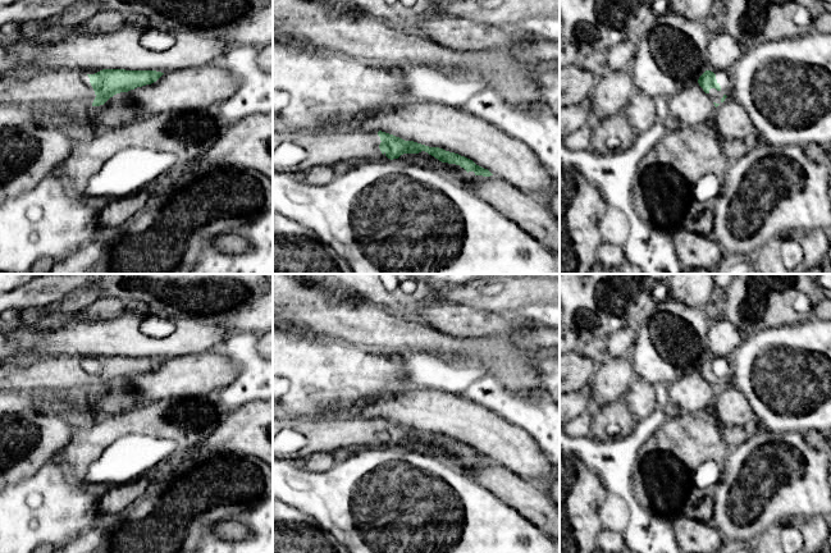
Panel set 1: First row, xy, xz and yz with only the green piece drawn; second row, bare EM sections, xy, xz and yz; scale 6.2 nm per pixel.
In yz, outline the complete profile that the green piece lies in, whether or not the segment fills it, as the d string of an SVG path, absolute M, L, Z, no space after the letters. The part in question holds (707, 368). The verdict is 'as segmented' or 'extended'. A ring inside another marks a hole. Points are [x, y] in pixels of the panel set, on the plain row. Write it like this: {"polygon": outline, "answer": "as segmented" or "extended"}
{"polygon": "M706 357L699 364L698 370L703 375L703 378L711 383L716 394L725 388L731 378L730 366L726 364L725 371L721 373L716 366L716 361L711 357Z", "answer": "extended"}

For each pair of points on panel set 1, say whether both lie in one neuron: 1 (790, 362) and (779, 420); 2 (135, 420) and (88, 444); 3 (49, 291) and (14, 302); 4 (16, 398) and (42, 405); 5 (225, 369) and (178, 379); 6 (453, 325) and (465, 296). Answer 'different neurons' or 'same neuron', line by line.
1: same neuron
2: same neuron
3: same neuron
4: same neuron
5: same neuron
6: different neurons

